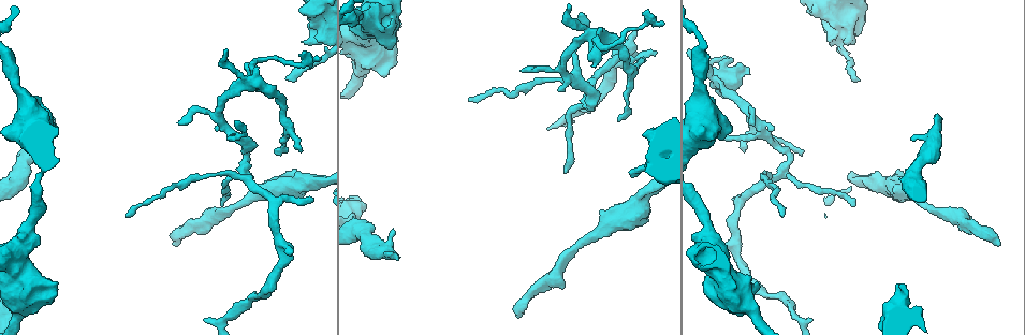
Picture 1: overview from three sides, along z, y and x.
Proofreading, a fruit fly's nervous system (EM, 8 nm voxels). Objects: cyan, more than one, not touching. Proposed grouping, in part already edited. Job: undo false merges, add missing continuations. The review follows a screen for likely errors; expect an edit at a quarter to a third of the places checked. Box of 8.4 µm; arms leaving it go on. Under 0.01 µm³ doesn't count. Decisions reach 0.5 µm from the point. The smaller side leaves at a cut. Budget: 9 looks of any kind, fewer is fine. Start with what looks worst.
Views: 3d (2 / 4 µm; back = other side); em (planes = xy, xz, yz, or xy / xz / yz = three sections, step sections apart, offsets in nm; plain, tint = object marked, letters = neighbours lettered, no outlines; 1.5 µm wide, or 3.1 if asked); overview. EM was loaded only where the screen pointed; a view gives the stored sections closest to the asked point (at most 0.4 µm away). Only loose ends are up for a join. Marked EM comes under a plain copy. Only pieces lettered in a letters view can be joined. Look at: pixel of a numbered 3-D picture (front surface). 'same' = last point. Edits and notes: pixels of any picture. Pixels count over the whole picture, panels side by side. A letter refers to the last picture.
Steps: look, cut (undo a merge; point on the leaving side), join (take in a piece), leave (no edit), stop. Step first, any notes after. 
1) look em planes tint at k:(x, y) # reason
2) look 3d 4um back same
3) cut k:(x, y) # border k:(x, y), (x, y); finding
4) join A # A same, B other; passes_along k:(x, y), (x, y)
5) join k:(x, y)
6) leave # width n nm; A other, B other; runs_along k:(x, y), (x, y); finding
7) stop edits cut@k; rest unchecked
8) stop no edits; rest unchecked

look 3d 4um at 1:(518, 317) # long arm stops here

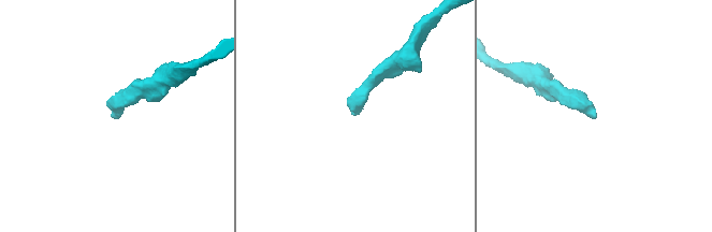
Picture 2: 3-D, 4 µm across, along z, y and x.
look em planes letters at 2:(596, 116) # need the tissue

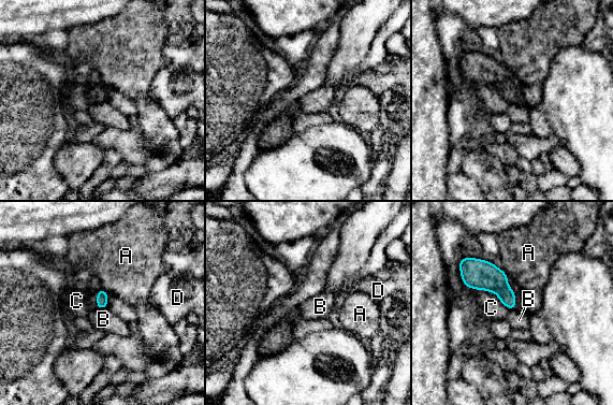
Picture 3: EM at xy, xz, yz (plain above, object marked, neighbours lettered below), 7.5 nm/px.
leave # A other, B other, C other, D other; border 3:(106, 307), (100, 309); none of them fits

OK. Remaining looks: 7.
look 3d 4um at 1:(942, 118) # branch stops here

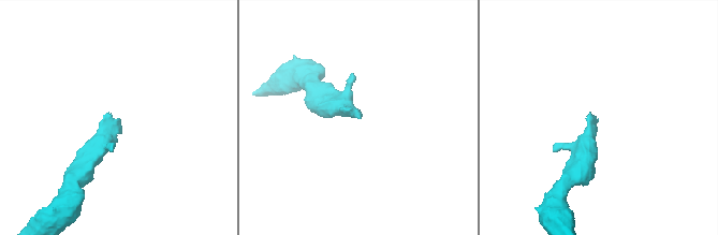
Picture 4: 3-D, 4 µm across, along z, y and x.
look em planes letters at 4:(598, 120)

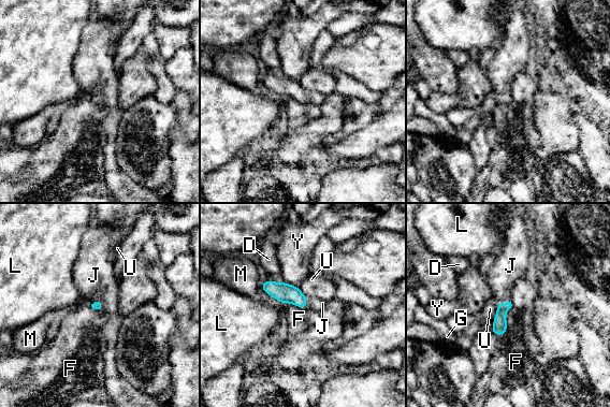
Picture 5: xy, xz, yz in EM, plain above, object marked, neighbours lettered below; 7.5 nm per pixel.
join 5:(315, 304) # longest_contact U 220 nm; D other, F other, G other, J same, L other, M other, U other, Y other; it goes on there

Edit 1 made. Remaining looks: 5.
look overview # redraw

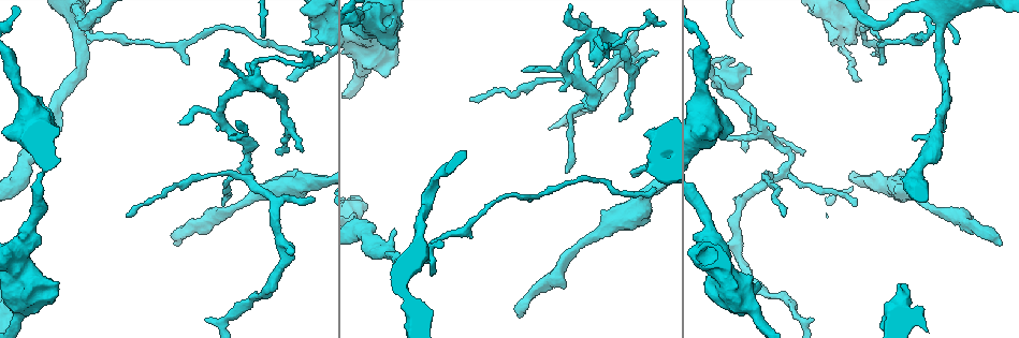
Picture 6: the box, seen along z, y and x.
look em planes tint at 6:(932, 29) # thin arm on a thick one

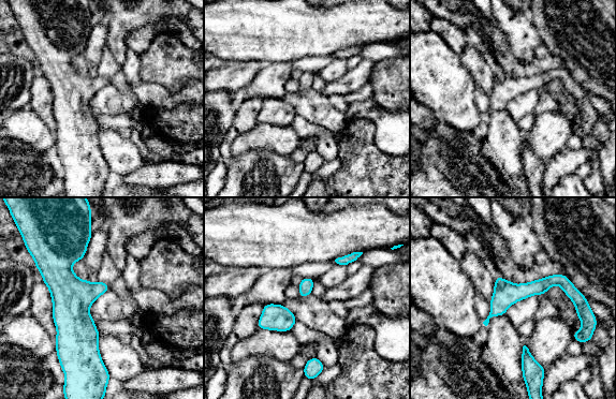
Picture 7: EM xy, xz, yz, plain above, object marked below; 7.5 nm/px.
look em planes letters same # what lies round it

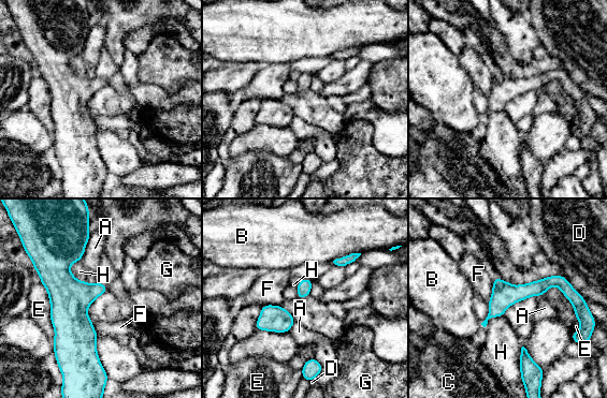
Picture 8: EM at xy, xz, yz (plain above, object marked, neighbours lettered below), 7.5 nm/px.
leave # A other, B other, C other, D other, E other, F other, G other, H other; runs_along 8:(84, 238), (63, 290), (88, 355); all the same neuron

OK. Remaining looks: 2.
look 3d 4um at 6:(288, 78) # thin end

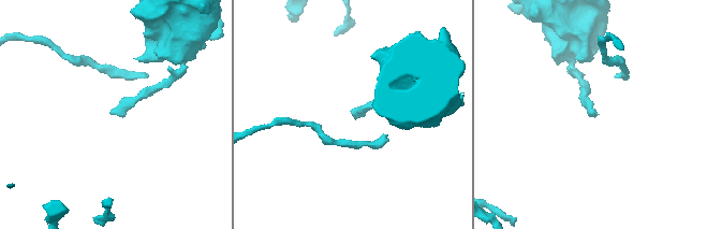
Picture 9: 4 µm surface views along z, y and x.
look em planes letters at 9:(593, 116) # shape alone is not enough

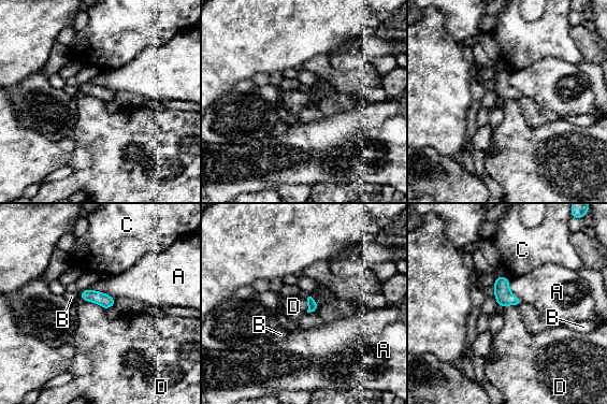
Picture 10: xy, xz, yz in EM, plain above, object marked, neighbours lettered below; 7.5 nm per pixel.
leave # A other, B other, C other, D other; none of them fits

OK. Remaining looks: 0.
stop edits join@5; rest unchecked

